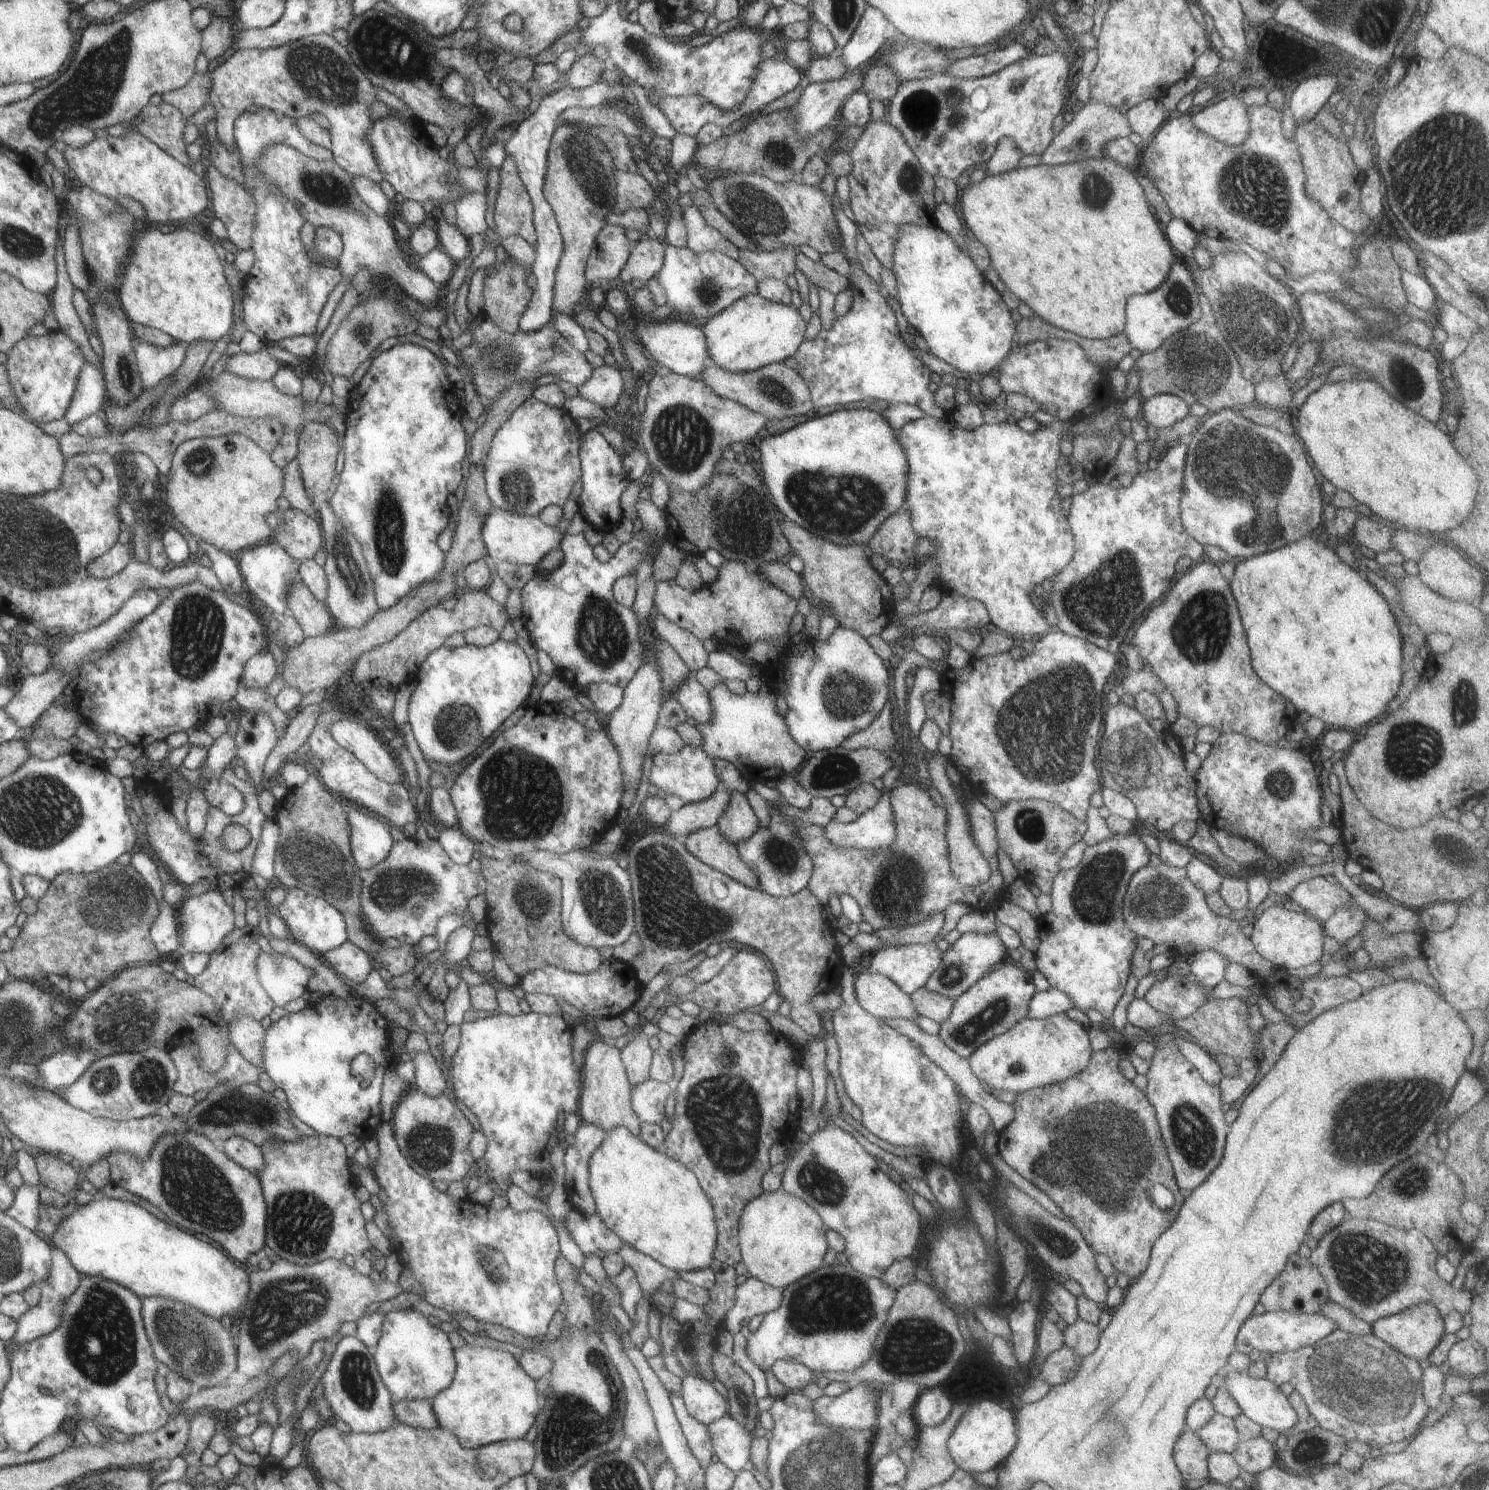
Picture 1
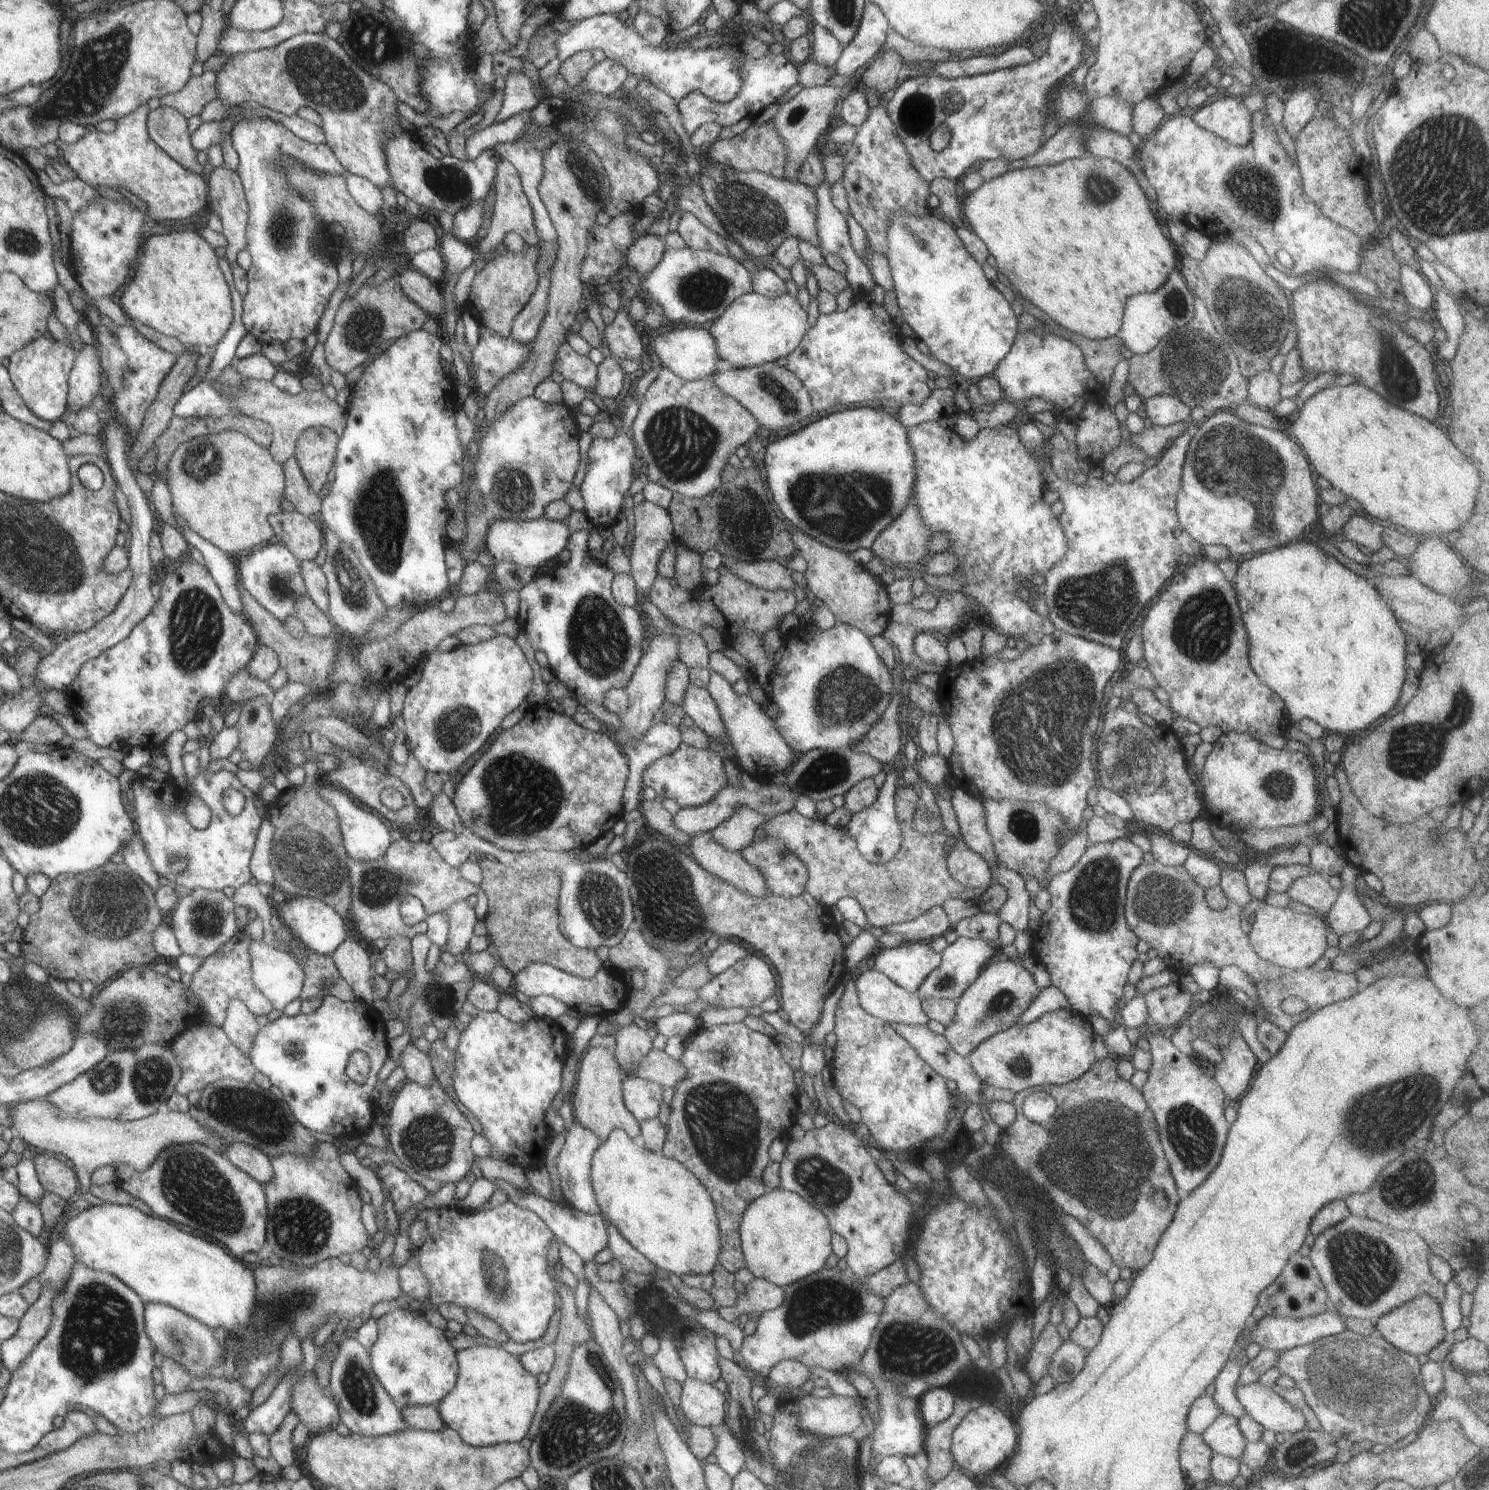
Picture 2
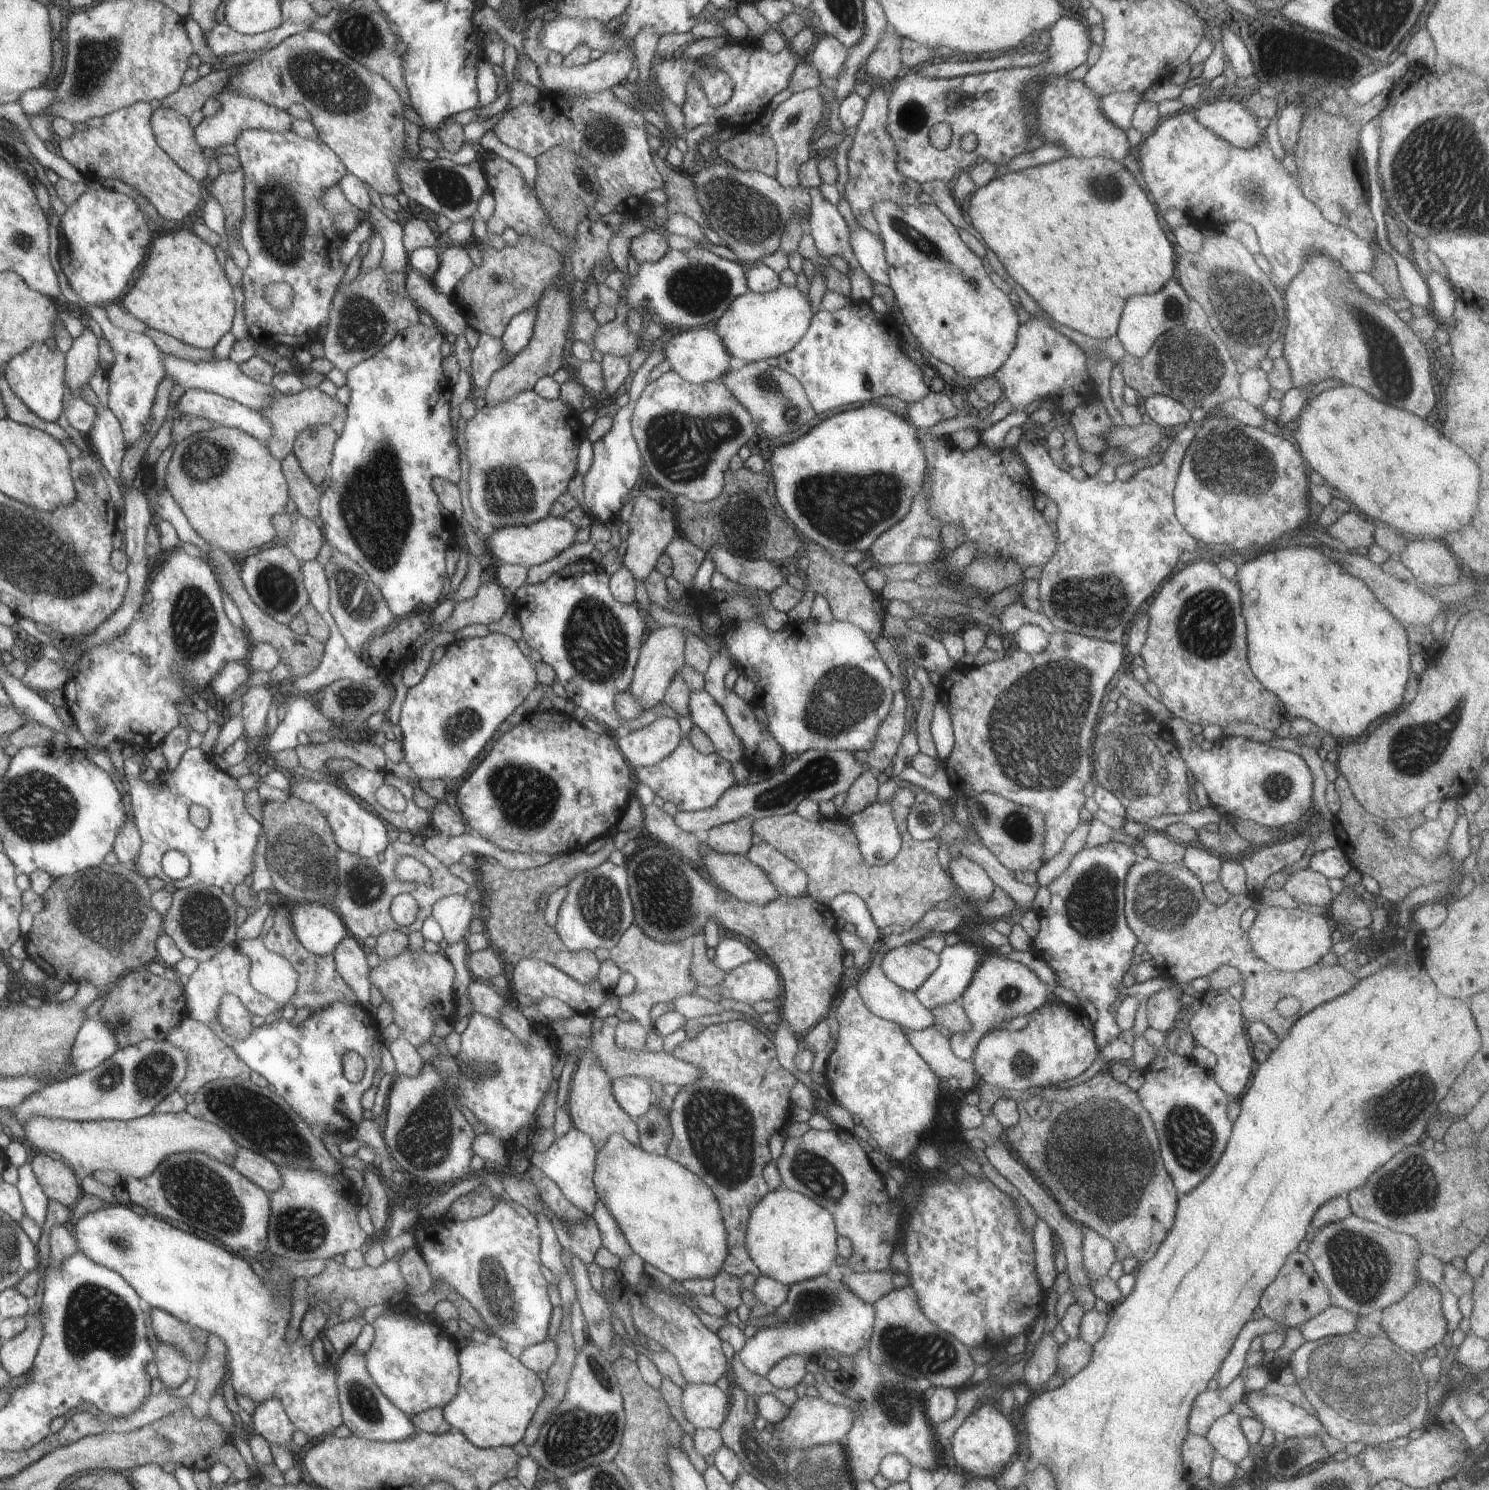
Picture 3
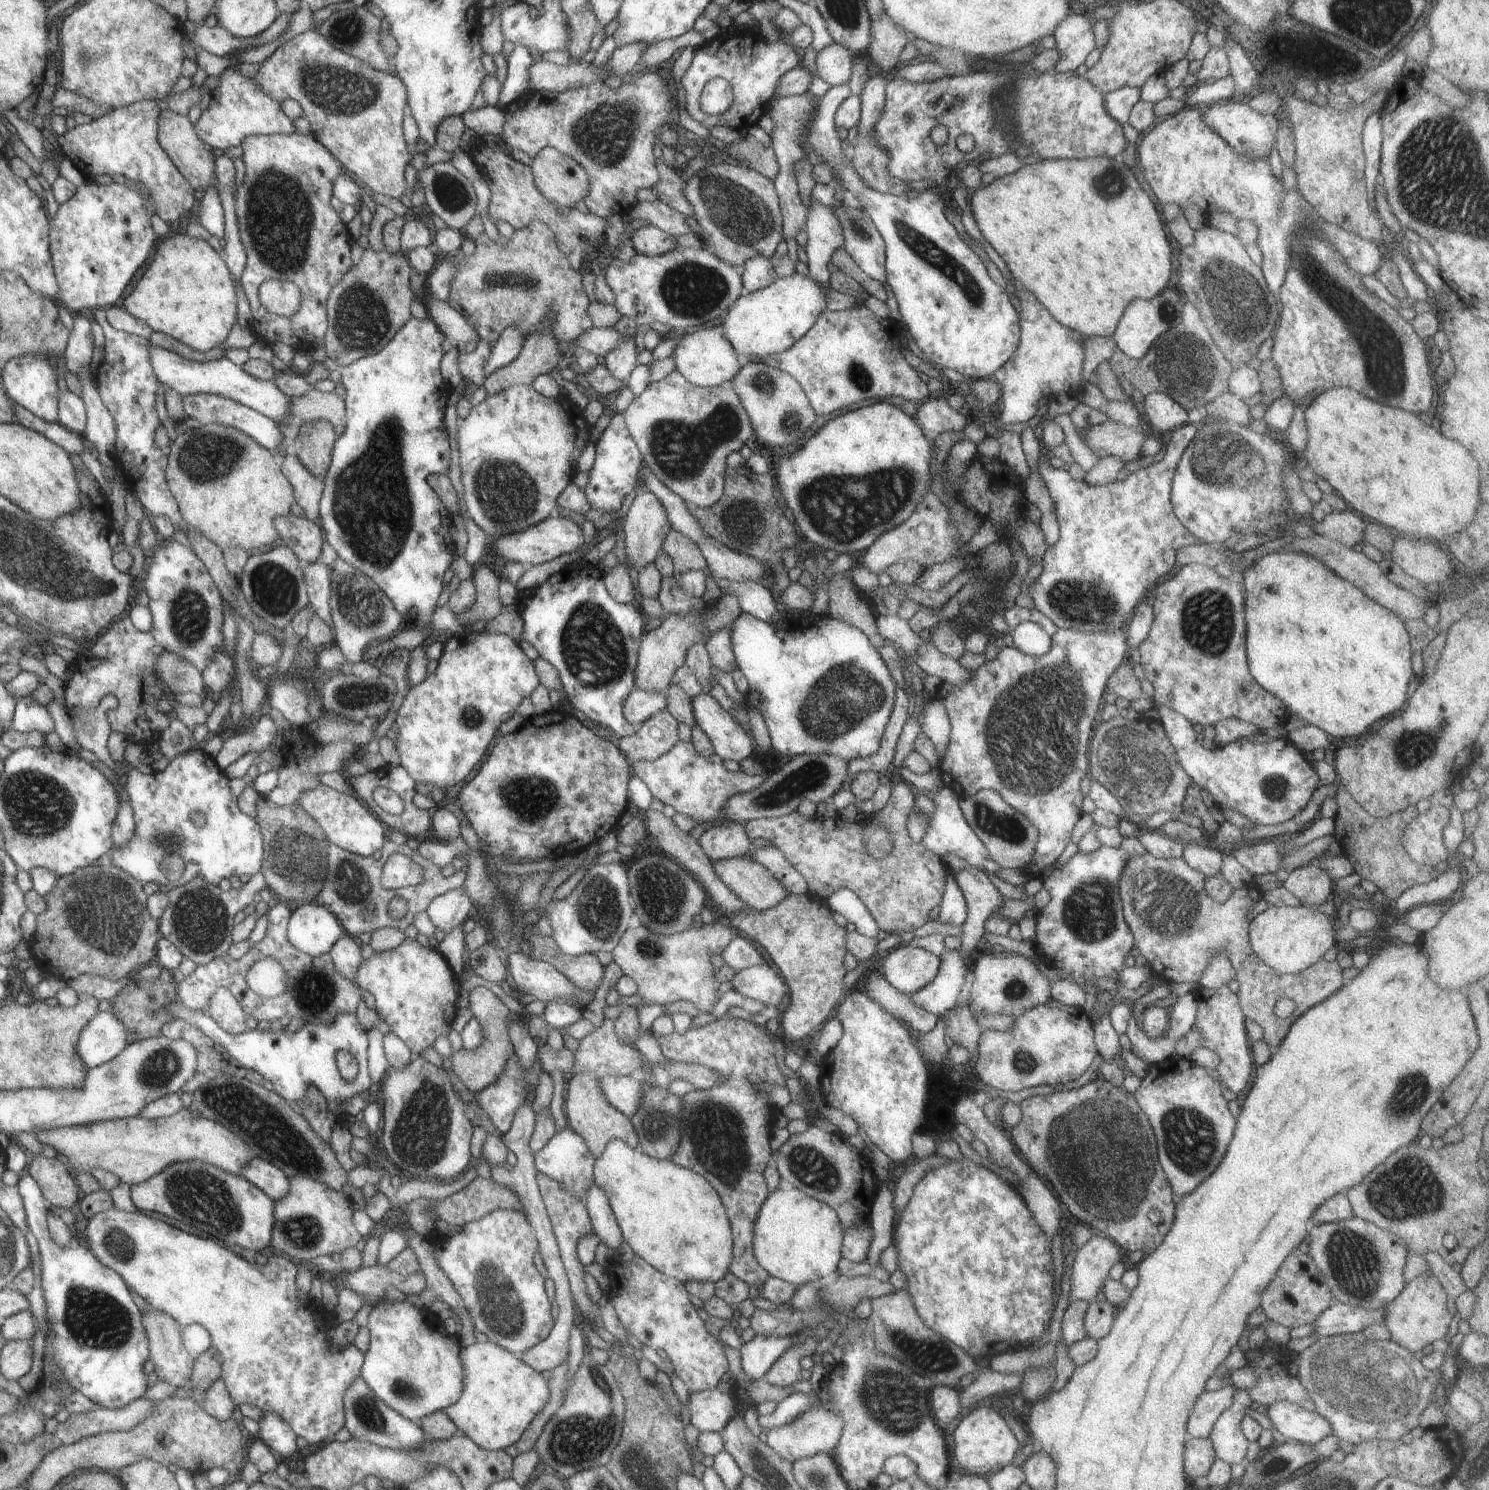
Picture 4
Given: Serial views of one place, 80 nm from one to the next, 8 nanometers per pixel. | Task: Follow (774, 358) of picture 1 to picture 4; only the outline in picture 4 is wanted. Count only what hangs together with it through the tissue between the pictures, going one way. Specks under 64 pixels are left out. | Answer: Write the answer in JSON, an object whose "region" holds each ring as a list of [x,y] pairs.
{"region":[[[798,273],[789,277],[778,276],[770,286],[746,294],[746,296],[739,296],[735,300],[721,320],[722,334],[735,347],[736,354],[743,361],[748,361],[750,356],[767,357],[784,352],[796,344],[808,332],[808,329],[812,328],[818,315],[826,310],[825,298],[827,294],[828,289],[823,289],[810,276],[802,278]]]}

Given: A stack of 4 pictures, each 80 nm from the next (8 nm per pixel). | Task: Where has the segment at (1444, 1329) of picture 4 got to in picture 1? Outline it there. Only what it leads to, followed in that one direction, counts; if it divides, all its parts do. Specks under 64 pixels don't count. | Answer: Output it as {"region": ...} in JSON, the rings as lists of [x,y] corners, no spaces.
{"region":[[[1417,1303],[1398,1314],[1377,1320],[1371,1324],[1376,1338],[1389,1344],[1404,1356],[1418,1360],[1429,1358],[1429,1354],[1437,1347],[1444,1336],[1444,1323],[1439,1310],[1430,1303]]]}

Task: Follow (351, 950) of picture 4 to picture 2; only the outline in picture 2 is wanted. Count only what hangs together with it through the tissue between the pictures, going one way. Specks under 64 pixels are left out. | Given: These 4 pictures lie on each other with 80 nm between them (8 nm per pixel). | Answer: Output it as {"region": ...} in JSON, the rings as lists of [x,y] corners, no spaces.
{"region":[[[348,938],[329,957],[338,967],[341,978],[353,988],[356,999],[369,1003],[377,997],[372,986],[374,967],[365,944]]]}

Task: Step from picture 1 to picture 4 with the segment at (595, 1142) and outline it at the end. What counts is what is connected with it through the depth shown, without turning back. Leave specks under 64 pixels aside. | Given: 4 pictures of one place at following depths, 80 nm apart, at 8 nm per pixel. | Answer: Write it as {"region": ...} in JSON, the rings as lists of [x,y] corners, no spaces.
{"region":[[[570,1127],[557,1131],[542,1150],[534,1153],[536,1170],[562,1184],[569,1193],[581,1201],[585,1200],[588,1189],[595,1182],[595,1160],[586,1141]]]}

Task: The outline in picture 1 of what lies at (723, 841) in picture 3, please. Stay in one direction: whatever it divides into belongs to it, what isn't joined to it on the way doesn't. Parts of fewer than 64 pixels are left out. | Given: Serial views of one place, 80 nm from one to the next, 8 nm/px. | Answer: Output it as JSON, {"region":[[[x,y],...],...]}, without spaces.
{"region":[[[731,791],[726,808],[721,812],[717,825],[721,833],[734,844],[752,836],[760,826],[760,820],[750,807],[746,794]]]}

